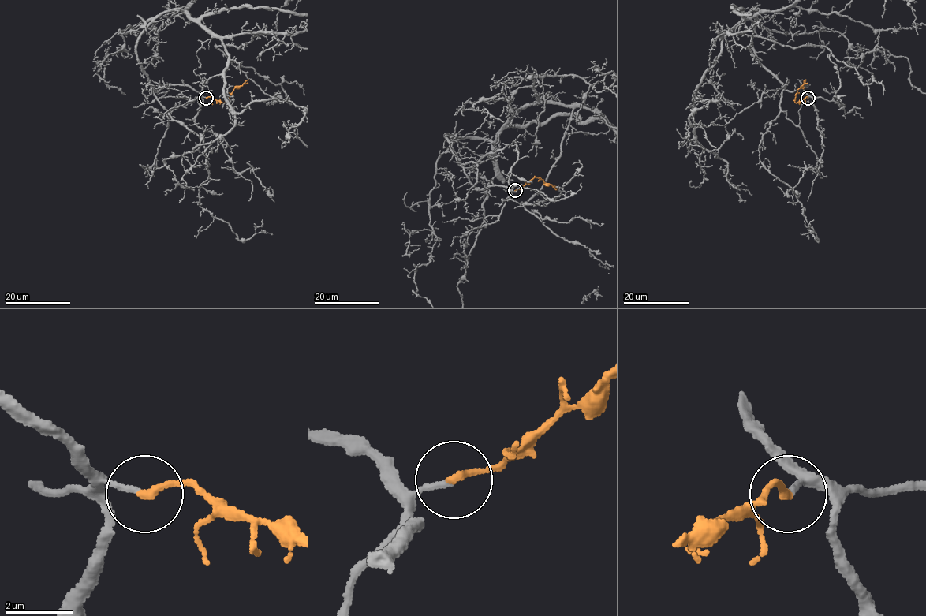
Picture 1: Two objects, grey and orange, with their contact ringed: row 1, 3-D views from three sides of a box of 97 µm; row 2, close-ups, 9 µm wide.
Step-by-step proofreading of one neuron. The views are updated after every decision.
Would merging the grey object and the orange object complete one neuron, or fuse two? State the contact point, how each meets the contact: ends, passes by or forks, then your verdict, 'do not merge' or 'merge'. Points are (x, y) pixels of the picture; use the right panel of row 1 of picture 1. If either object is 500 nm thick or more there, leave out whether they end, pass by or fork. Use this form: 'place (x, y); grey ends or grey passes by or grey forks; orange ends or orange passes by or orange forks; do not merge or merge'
place (808, 98); grey ends; orange ends; merge

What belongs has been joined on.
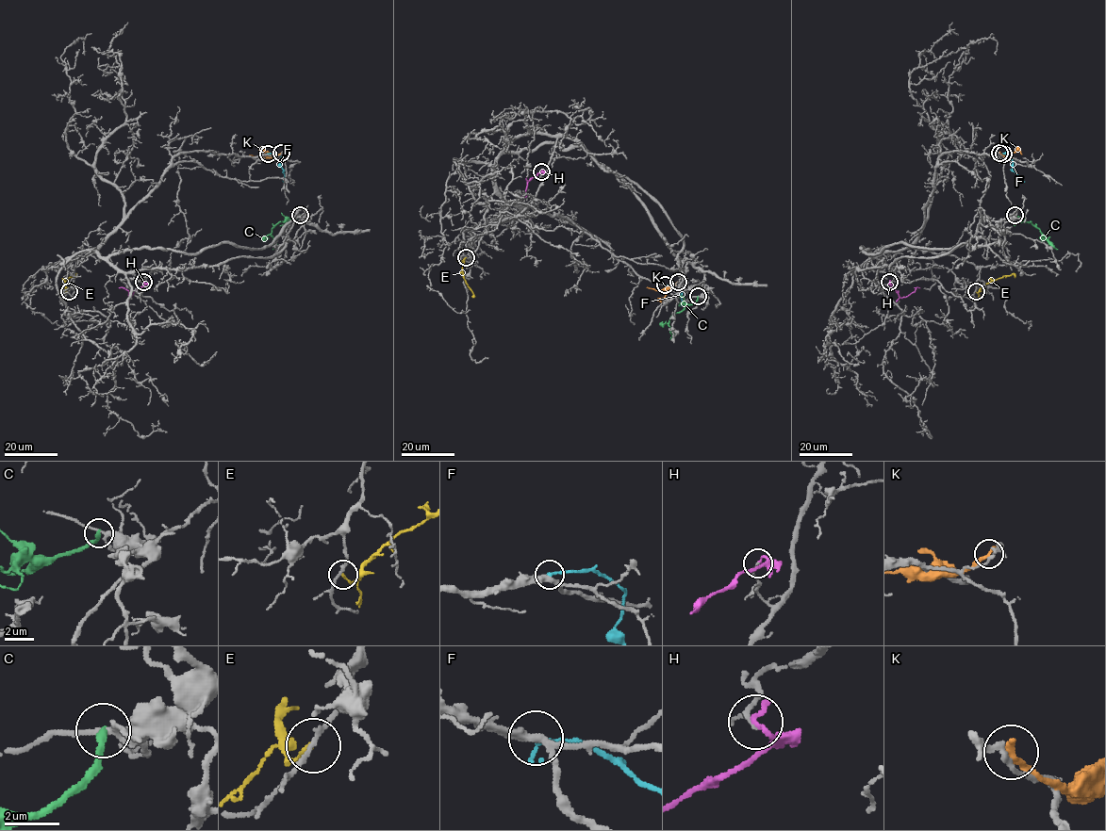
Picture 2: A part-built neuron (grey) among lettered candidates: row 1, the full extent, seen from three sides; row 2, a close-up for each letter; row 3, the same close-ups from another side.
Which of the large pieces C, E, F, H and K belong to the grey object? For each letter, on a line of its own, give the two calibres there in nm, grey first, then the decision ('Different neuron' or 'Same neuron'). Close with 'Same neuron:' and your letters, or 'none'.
C: Thickness 280 nm (grey) against 260 nm. Different neuron
E: Thickness 180 nm (grey) against 160 nm. Different neuron
F: Thickness 280 nm (grey) against 150 nm. Different neuron
H: Thickness 150 nm (grey) against 240 nm. Different neuron
K: Thickness 200 nm (grey) against 320 nm. Different neuron
Same neuron: none

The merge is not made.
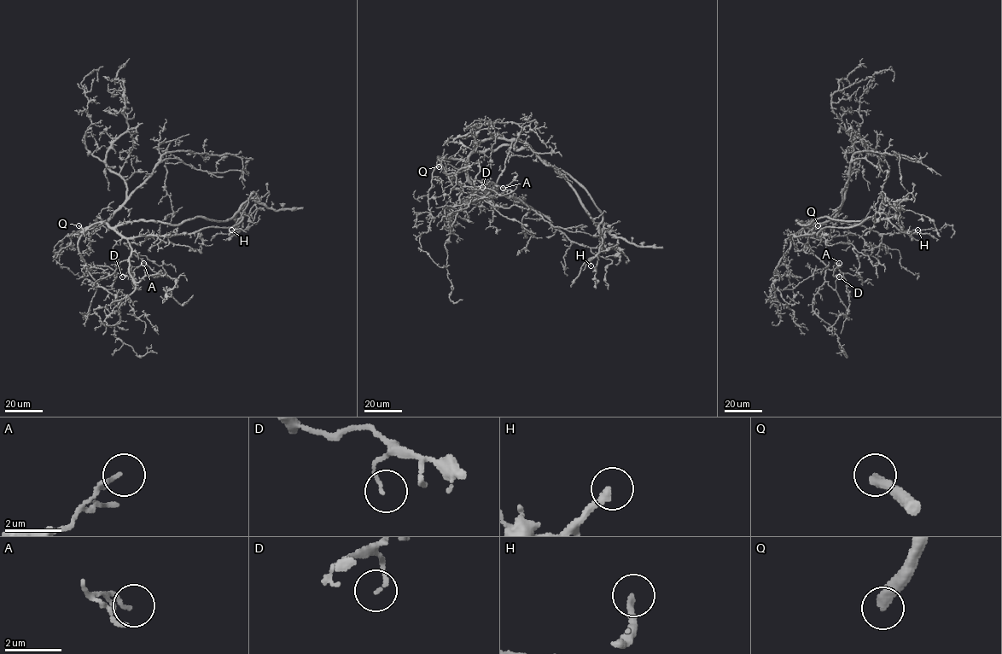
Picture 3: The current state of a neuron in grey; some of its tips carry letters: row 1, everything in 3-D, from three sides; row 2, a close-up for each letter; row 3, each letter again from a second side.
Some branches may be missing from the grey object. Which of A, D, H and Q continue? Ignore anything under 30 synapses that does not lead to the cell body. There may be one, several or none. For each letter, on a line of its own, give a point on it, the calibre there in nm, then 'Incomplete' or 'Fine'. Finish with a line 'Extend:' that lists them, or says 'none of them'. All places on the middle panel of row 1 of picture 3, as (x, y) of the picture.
A: Place: (503, 188). Thickness 80 nm. Fine
D: Place: (482, 187). Thickness 100 nm. Fine
H: Place: (591, 265). Thickness 240 nm. Incomplete
Q: Place: (439, 166). Thickness 360 nm. Incomplete
Extend: H, Q

